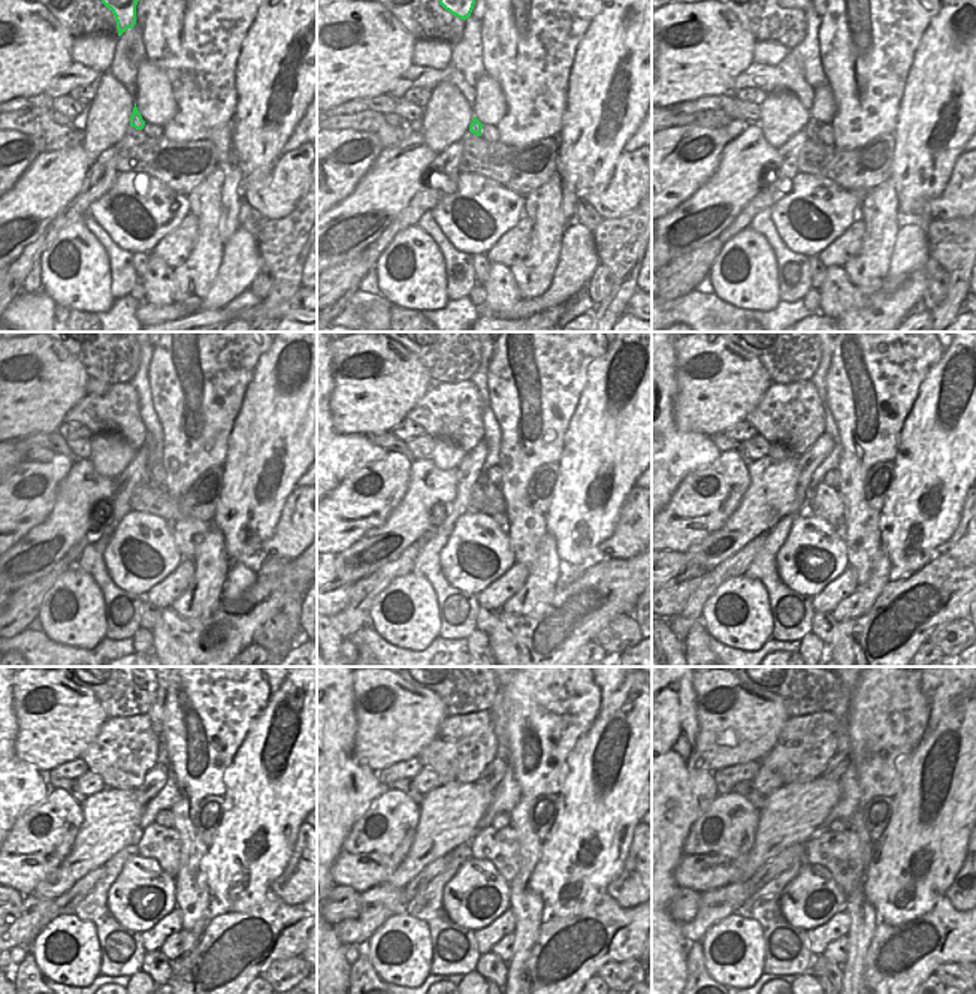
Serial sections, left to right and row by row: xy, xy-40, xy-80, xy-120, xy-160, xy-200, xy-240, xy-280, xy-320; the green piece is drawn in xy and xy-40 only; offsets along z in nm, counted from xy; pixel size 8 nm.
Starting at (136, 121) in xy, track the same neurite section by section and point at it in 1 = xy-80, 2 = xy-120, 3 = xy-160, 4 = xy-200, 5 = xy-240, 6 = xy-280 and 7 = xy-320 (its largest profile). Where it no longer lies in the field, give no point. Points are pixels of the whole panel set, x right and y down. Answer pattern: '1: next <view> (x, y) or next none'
1: next xy-80 (812, 127)
2: next xy-120 (147, 477)
3: next xy-160 (492, 492)
4: next xy-200 (827, 502)
5: next xy-240 (162, 843)
6: next xy-280 (499, 846)
7: next xy-320 (840, 852)

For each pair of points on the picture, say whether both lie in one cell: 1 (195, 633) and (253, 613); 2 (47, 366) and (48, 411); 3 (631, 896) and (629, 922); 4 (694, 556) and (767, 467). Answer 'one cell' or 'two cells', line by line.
1: one cell
2: one cell
3: two cells
4: one cell

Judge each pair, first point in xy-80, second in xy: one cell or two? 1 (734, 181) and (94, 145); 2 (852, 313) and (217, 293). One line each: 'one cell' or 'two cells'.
1: two cells
2: two cells

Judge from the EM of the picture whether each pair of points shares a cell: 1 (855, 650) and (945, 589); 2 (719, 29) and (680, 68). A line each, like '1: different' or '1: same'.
1: same
2: same

